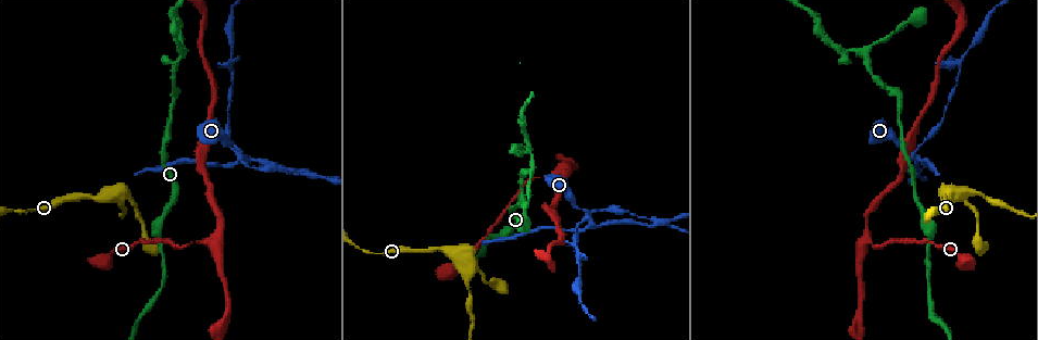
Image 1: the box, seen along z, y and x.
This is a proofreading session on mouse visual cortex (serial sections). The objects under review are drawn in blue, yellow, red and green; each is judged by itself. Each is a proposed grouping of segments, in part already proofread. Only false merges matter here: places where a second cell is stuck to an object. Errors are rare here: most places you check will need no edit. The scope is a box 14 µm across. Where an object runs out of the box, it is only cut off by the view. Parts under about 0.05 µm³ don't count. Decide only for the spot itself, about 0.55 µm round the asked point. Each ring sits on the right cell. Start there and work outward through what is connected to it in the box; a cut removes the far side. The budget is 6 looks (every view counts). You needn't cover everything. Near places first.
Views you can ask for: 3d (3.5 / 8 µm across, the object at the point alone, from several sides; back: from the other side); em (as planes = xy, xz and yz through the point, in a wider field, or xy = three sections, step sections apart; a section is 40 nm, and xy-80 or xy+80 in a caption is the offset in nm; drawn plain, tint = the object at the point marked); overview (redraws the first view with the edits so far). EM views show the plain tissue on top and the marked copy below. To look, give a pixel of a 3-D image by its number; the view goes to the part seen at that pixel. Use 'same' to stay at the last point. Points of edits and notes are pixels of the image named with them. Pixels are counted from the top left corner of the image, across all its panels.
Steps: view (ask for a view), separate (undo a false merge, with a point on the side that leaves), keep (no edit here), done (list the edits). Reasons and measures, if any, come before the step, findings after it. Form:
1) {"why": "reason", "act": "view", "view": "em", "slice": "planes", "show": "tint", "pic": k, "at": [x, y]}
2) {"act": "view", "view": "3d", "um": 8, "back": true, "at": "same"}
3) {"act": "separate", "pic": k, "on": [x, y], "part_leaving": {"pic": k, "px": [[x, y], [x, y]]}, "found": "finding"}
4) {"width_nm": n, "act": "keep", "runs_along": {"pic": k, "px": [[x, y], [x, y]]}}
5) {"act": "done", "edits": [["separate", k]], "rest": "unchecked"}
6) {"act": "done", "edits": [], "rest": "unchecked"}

{"act": "view", "view": "3d", "um": 3.5, "pic": 1, "at": [588, 216]}

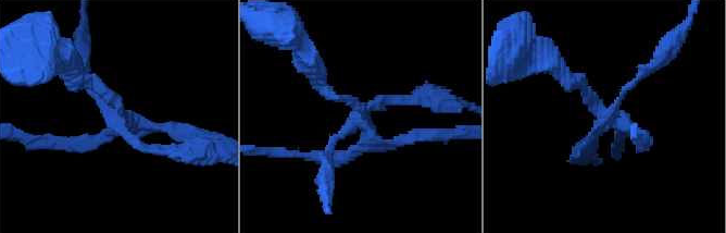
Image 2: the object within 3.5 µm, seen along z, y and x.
{"why": "need the tissue", "act": "view", "view": "em", "slice": "xy", "step": 1, "show": "tint", "pic": 2, "at": [363, 122]}

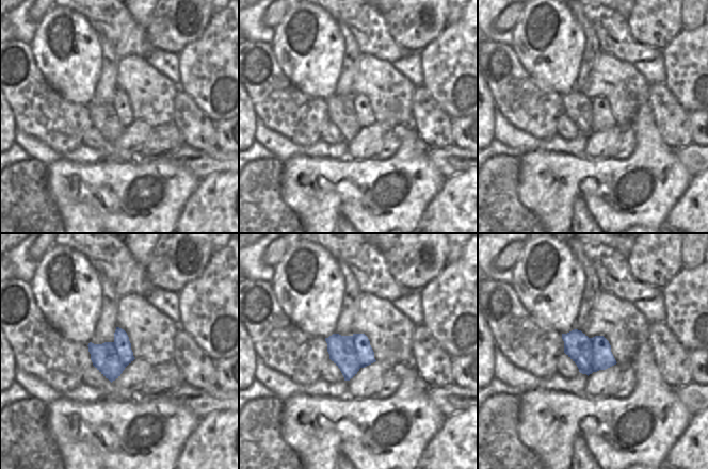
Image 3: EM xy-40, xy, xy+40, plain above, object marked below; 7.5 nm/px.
{"act": "separate", "pic": 2, "on": [146, 148], "found": "a second cell is stuck on"}

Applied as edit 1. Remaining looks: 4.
{"act": "view", "view": "overview"}

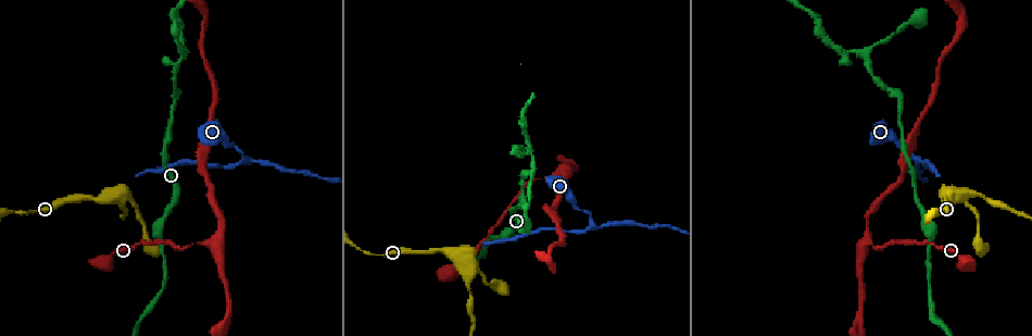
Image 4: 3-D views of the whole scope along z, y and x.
{"why": "abrupt turn", "act": "view", "view": "em", "slice": "xy", "step": 3, "show": "tint", "pic": 4, "at": [474, 271]}

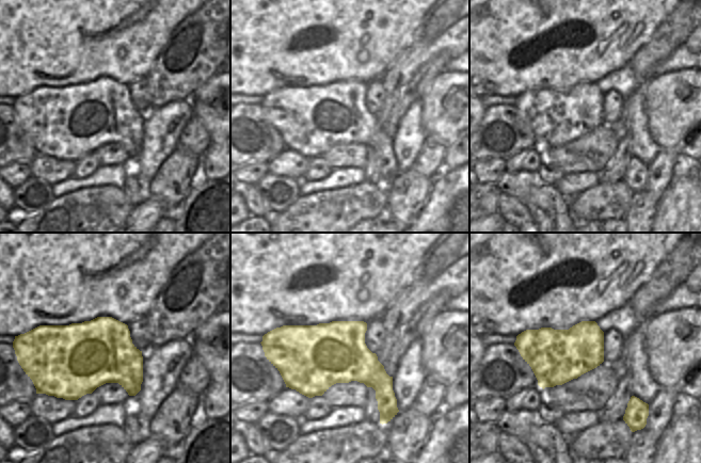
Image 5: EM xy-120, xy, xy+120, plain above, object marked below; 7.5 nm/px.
{"why": "wider look", "act": "view", "view": "3d", "um": 3.5, "at": "same"}

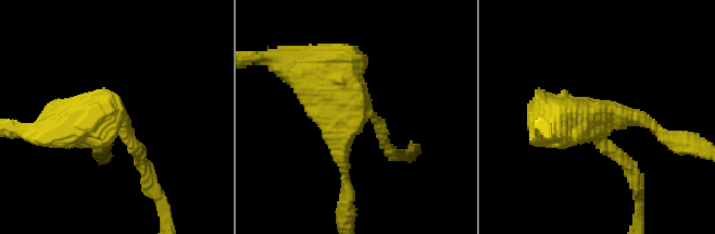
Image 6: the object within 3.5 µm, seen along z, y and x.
{"act": "keep", "runs_along": {"pic": 6, "px": [[51, 130], [111, 116], [138, 157]]}, "found": "continuous, no second cell"}

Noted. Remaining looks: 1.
{"act": "done", "edits": [["separate", 2]], "rest": "unchecked"}

